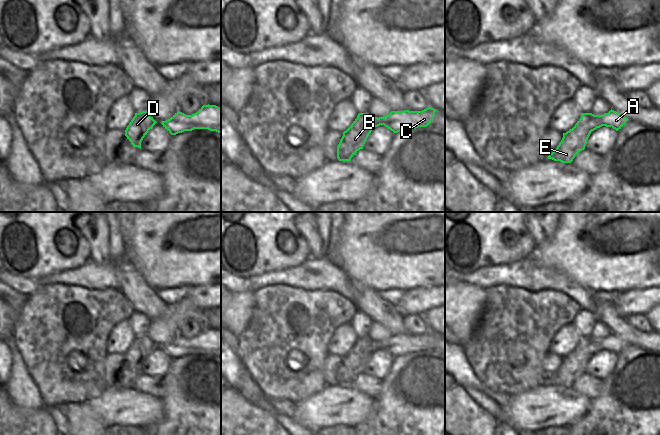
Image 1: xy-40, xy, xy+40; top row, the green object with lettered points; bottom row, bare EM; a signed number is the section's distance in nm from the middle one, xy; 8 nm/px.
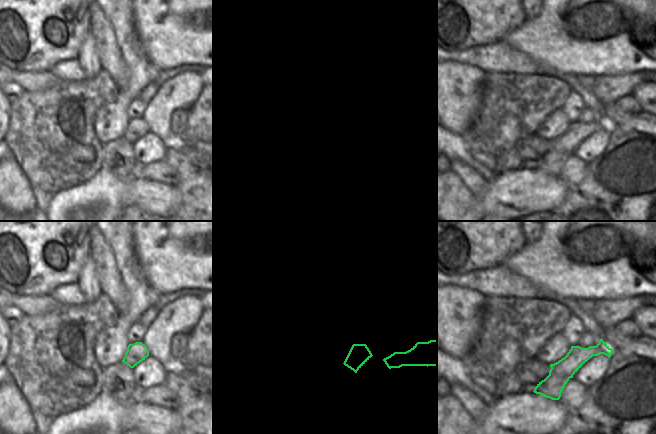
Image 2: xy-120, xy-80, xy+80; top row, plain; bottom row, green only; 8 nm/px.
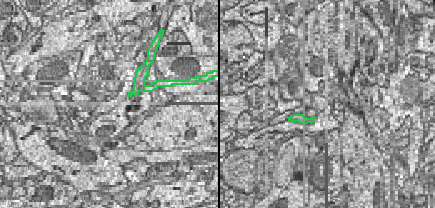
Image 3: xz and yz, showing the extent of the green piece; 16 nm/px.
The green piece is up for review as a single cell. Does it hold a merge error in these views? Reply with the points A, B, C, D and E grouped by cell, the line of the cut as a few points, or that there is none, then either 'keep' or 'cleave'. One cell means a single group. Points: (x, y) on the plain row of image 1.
A C / B D E | xy+40 (603, 339), (596, 345), (596, 351) | cleave

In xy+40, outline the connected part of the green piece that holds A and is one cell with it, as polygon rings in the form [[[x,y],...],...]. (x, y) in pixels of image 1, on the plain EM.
[[[610,334],[608,337],[603,338],[602,343],[596,345],[597,352],[602,350],[612,351],[616,355],[621,353],[629,343],[621,339],[620,337]]]

